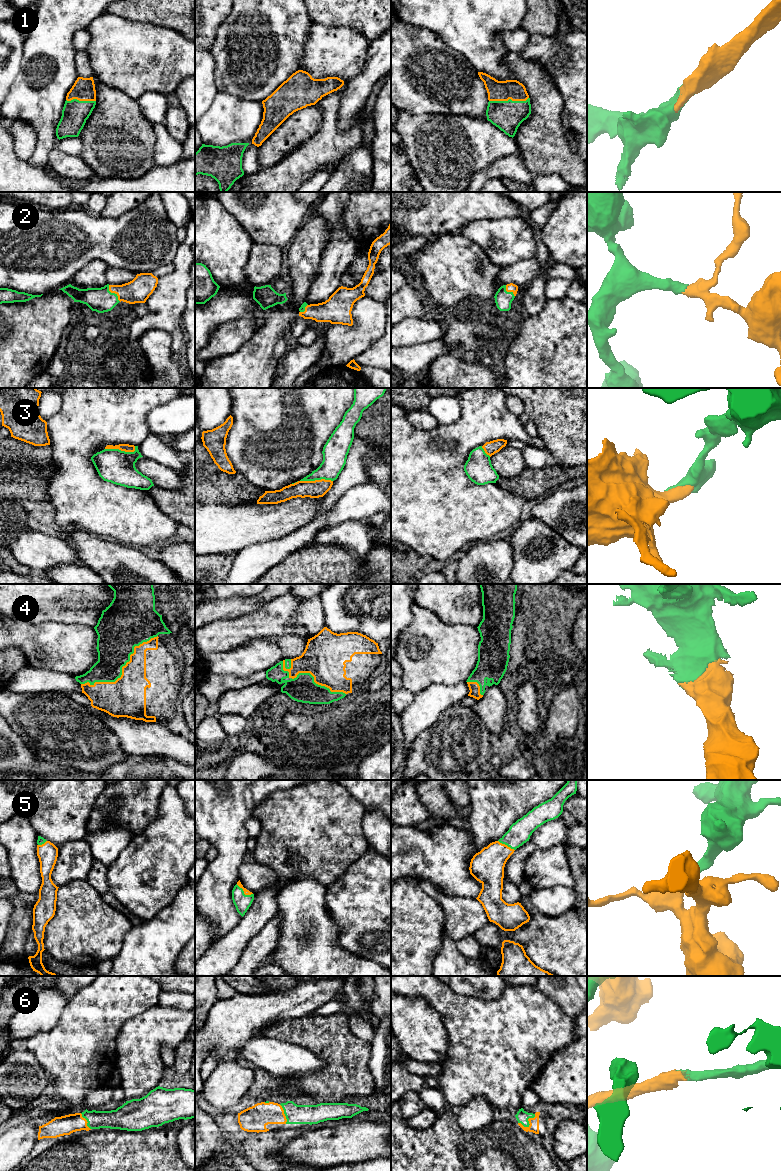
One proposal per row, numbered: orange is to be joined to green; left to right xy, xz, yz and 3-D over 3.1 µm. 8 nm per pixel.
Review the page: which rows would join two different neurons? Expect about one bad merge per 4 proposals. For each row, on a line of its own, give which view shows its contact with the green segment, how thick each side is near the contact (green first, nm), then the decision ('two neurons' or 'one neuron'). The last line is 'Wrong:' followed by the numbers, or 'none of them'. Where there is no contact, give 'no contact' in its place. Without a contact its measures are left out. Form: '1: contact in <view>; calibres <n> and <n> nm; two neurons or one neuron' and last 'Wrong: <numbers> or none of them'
1: contact in yz; calibres 240 and 160 nm; one neuron
2: contact in xy; calibres 200 and 200 nm; one neuron
3: contact in xy; calibres 280 and 60 nm; two neurons
4: contact in xy; calibres 300 and 320 nm; one neuron
5: contact in xz; calibres 140 and 50 nm; one neuron
6: contact in yz; calibres 100 and 80 nm; one neuron
Wrong: 3

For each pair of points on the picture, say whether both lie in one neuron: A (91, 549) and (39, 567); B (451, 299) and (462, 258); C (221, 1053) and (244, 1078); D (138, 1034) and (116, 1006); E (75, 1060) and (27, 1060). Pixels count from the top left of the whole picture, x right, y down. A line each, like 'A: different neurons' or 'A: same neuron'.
A: different neurons
B: same neuron
C: different neurons
D: different neurons
E: different neurons

